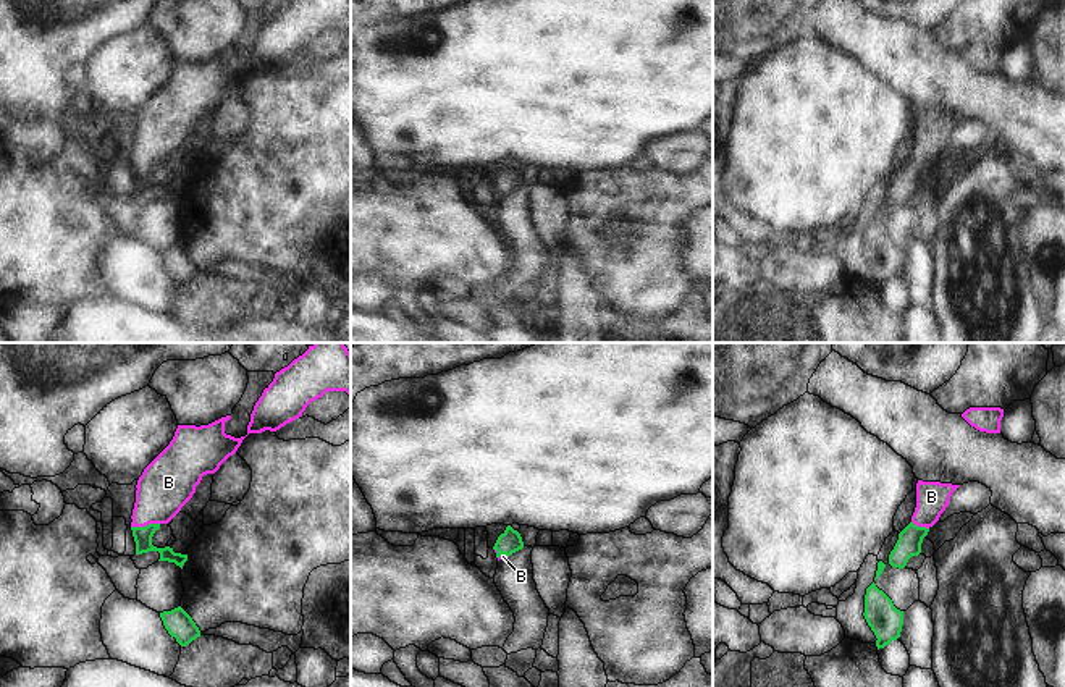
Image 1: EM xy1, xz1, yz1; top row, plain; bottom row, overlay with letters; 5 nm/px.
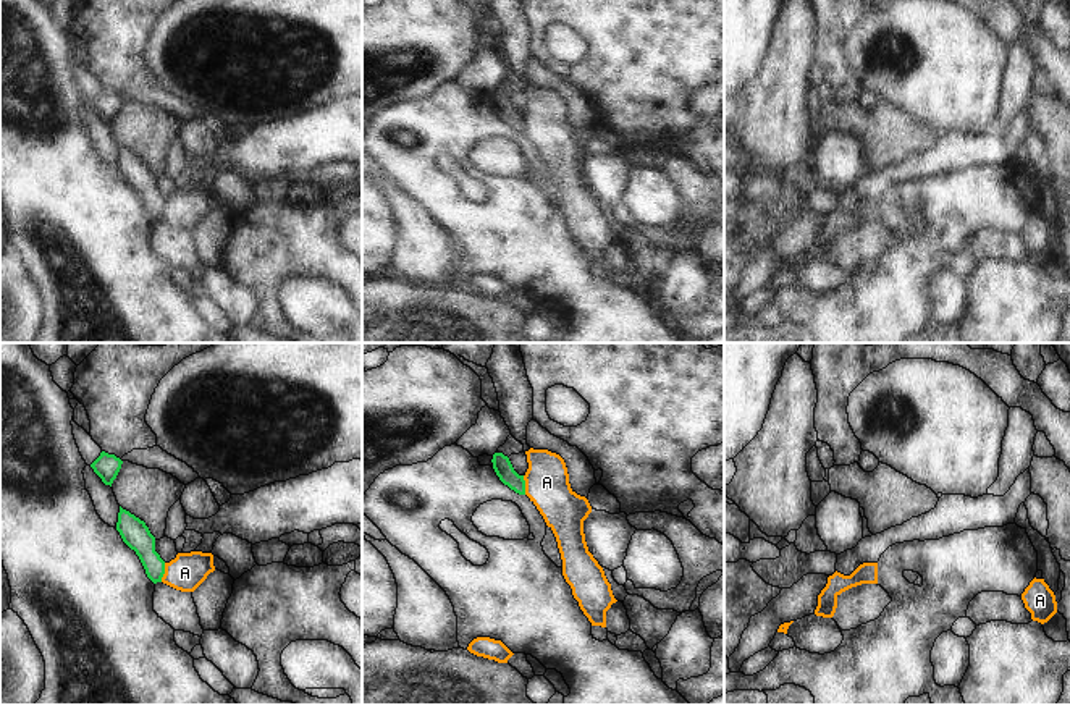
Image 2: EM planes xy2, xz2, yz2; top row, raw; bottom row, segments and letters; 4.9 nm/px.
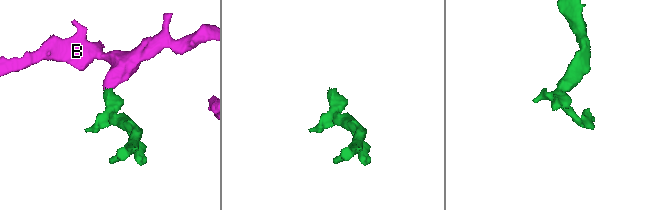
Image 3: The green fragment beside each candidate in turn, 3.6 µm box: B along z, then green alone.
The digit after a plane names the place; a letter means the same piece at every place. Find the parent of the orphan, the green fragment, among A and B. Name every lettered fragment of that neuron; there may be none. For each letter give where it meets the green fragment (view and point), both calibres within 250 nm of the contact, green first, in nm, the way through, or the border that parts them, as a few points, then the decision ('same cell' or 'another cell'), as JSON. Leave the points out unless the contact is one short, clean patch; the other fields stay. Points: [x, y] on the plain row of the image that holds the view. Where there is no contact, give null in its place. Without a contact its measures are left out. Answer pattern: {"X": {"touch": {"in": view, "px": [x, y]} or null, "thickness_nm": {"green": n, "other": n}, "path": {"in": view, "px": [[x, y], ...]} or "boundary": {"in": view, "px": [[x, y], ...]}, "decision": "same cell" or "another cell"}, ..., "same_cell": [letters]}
{"A": {"touch": {"in": "xy2", "px": [164, 211]}, "thickness_nm": {"green": 140, "other": 180}, "boundary": {"in": "xy2", "px": [[165, 201], [165, 211], [160, 219]]}, "decision": "another cell"}, "B": {"touch": {"in": "xy1", "px": [146, 164]}, "thickness_nm": {"green": 100, "other": 280}, "path": {"in": "xy1", "px": [[143, 173], [146, 164], [149, 149], [168, 120]]}, "decision": "same cell"}, "same_cell": ["B"]}

